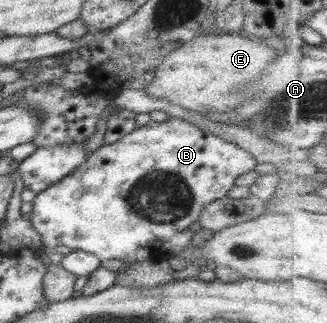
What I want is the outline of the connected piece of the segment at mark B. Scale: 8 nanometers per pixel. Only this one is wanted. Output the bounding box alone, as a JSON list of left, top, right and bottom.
[28,116,258,263]

